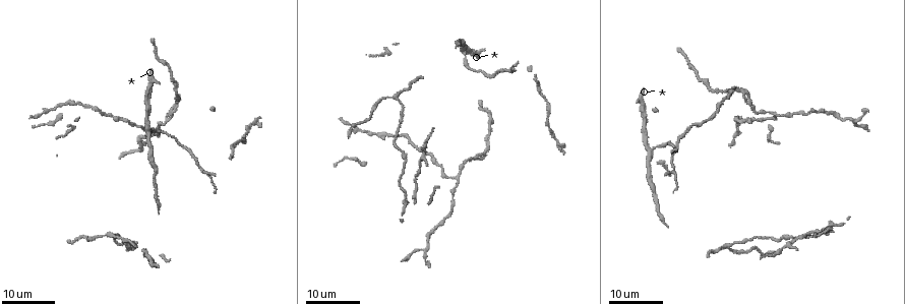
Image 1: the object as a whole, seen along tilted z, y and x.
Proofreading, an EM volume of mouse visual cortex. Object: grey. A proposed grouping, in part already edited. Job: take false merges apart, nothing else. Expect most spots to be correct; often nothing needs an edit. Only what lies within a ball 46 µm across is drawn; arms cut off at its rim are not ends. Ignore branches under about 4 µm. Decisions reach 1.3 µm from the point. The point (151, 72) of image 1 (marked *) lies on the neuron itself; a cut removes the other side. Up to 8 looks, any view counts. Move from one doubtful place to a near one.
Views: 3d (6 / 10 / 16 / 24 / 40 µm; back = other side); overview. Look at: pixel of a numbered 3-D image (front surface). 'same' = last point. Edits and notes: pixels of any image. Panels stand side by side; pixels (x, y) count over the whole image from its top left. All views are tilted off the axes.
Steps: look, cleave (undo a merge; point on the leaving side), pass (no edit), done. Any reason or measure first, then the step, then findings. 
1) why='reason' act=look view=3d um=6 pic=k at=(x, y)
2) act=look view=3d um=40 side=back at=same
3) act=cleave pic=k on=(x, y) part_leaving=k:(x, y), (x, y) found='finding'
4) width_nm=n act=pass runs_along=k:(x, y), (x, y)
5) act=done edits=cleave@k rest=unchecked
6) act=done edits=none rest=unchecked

why='thick turns thin' act=look view=3d um=24 pic=1 at=(168, 64)

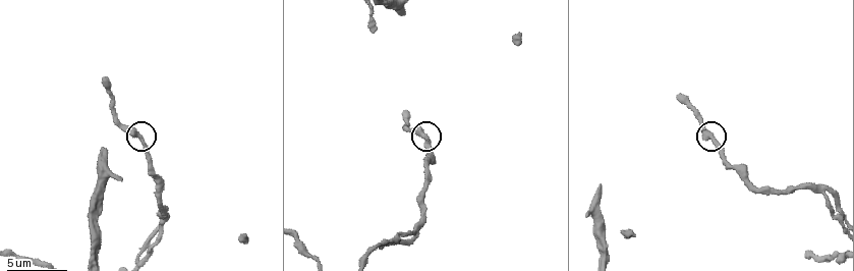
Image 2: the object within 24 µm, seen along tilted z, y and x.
act=look view=3d um=6 pic=2 at=(712, 138)

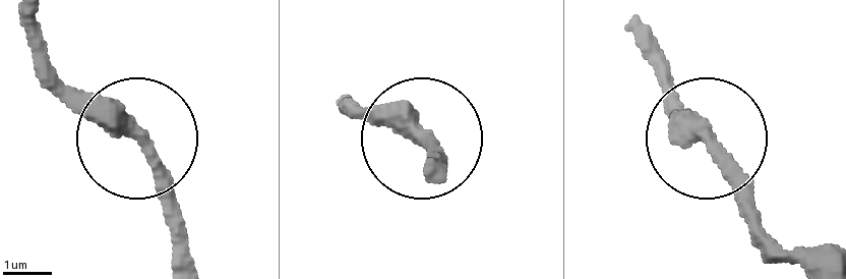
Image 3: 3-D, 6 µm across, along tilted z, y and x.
width_nm=320 act=pass found='one neuron here'

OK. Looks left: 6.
why='sudden change in width' act=look view=3d um=24 pic=1 at=(819, 110)

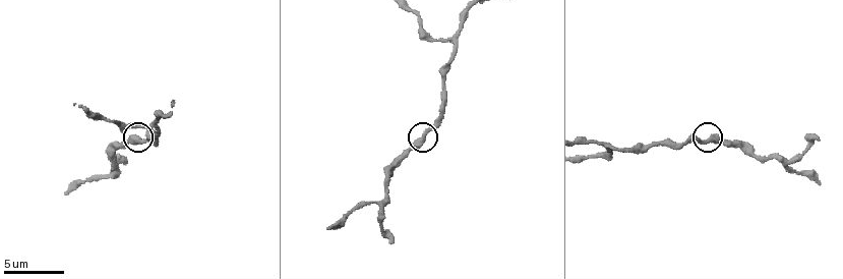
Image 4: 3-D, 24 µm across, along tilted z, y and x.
act=look view=3d um=6 pic=4 at=(140, 143)

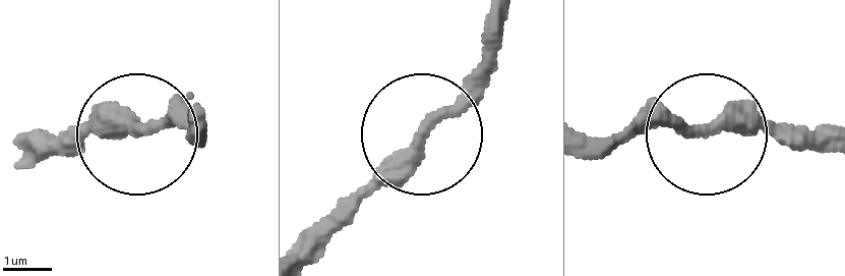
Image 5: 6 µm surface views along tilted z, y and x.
width_nm=290 act=pass runs_along=5:(497, 14), (465, 79), (304, 253) found='one neuron here'

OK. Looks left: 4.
why='three arms meet' act=look view=3d um=10 pic=4 at=(155, 126)

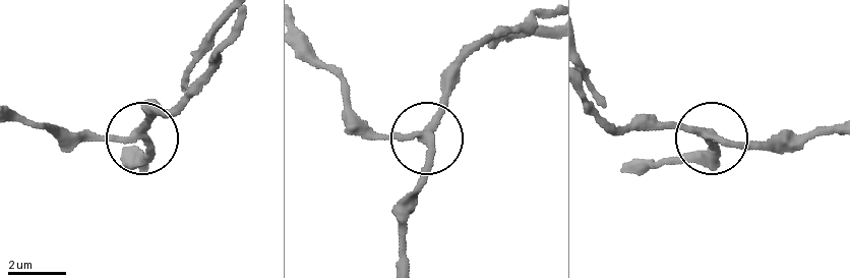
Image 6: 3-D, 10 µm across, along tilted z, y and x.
arms=3 act=pass found='all the same neuron'

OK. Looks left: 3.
why='arms part here' act=look view=3d um=16 pic=1 at=(652, 149)

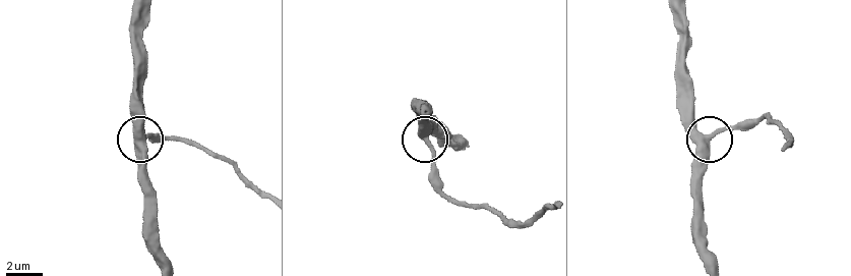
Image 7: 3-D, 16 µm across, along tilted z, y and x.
act=look view=3d um=10 pic=7 at=(422, 136)

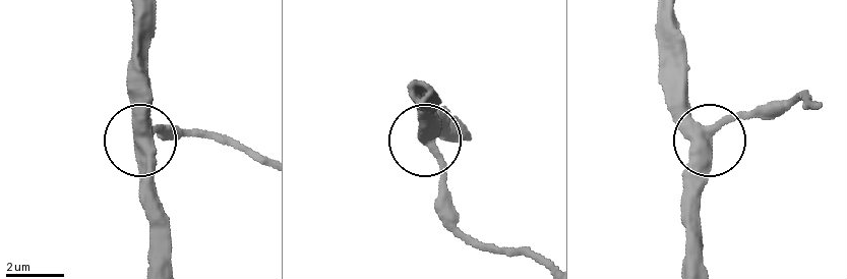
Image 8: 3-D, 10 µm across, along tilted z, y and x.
width_nm=370 act=pass found='continuous, no second neuron'

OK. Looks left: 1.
act=done edits=none rest=unchecked

